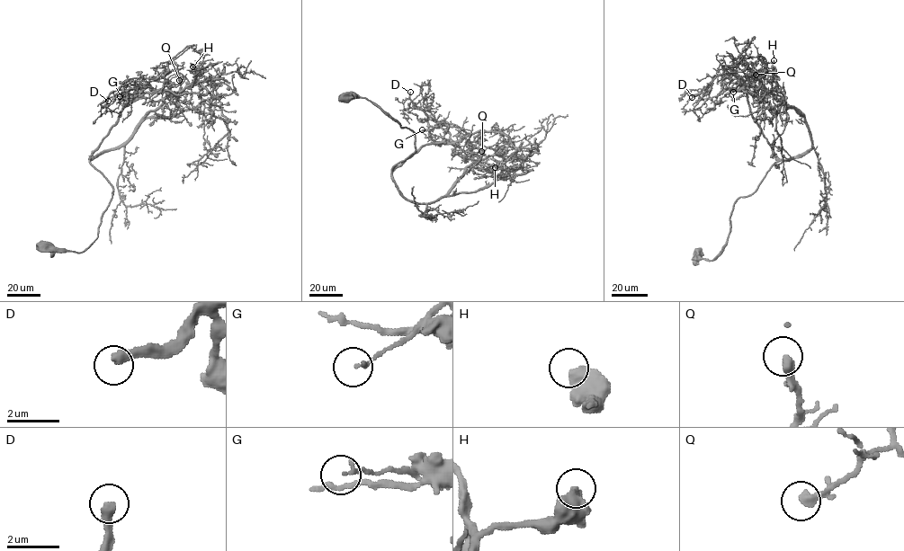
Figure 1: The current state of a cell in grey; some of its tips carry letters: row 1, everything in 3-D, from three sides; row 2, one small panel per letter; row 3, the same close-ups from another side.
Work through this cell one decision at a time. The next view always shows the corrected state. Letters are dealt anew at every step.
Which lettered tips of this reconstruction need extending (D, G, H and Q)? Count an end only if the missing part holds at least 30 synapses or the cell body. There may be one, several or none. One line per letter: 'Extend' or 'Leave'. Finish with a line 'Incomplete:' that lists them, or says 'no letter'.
D: Extend
G: Leave
H: Leave
Q: Leave
Incomplete: D

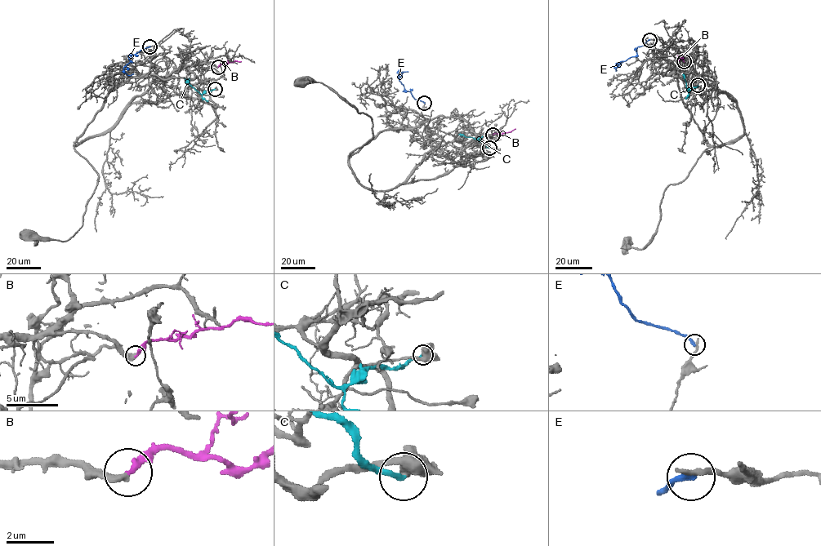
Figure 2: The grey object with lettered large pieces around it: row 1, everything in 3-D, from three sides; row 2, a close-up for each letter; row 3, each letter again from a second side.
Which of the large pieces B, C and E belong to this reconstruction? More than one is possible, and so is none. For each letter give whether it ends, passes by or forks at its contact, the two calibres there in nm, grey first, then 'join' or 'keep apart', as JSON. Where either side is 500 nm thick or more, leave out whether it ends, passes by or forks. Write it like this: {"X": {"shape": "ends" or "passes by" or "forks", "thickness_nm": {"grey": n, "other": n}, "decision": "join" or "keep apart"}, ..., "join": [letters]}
{"B": {"shape": "ends", "thickness_nm": {"grey": 360, "other": 260}, "decision": "join"}, "C": {"shape": "ends", "thickness_nm": {"grey": 440, "other": 240}, "decision": "keep apart"}, "E": {"shape": "ends", "thickness_nm": {"grey": 240, "other": 240}, "decision": "keep apart"}, "join": ["B"]}

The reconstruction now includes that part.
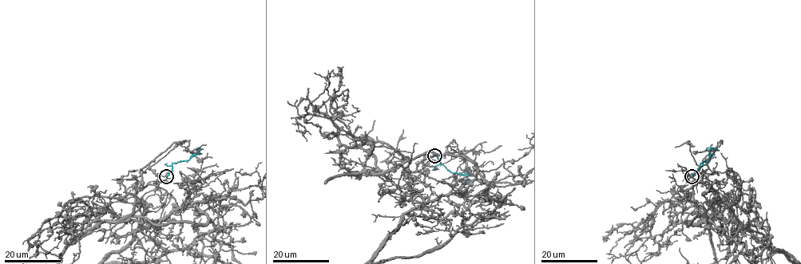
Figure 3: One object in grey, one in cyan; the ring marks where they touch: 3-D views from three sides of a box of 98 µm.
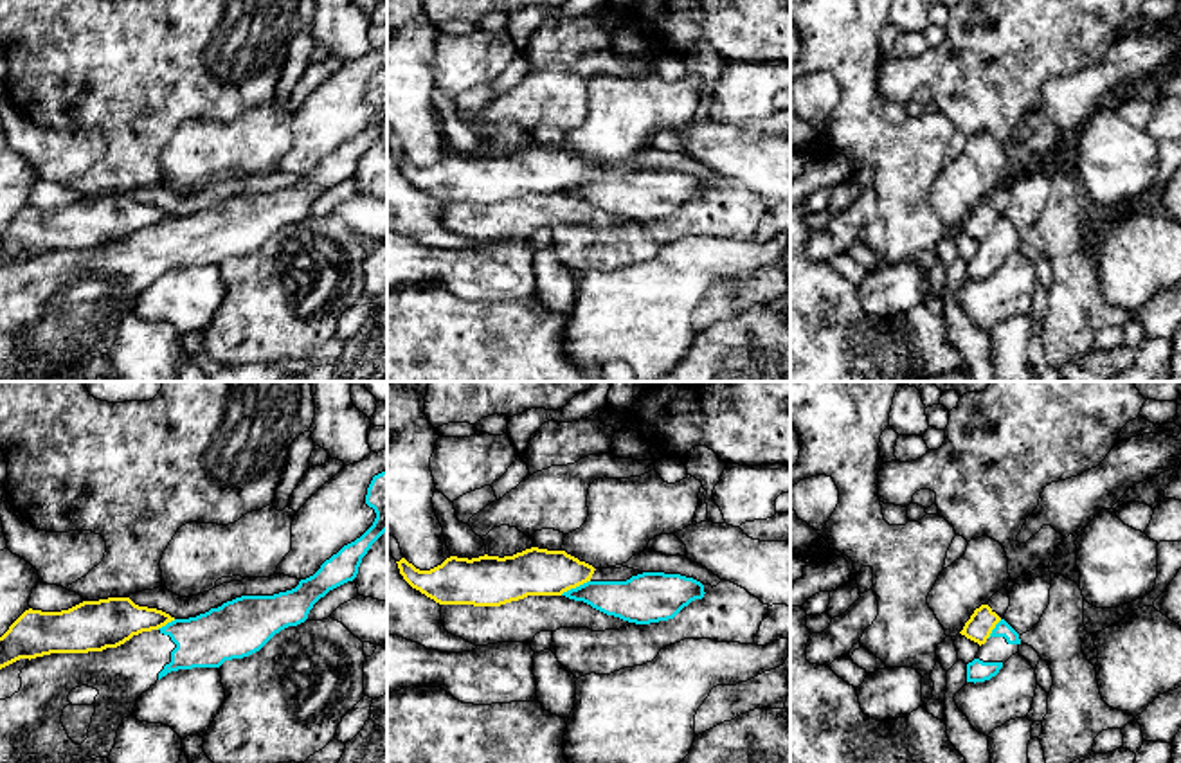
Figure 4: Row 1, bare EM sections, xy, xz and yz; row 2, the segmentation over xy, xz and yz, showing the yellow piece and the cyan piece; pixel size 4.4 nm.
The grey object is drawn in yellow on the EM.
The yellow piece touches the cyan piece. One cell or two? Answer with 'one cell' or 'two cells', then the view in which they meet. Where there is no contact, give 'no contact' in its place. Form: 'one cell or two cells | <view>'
two cells | xz

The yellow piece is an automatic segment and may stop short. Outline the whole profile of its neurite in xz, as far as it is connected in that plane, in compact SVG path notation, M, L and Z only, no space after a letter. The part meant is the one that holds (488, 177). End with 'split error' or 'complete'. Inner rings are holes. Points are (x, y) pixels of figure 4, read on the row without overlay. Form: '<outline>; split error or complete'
M538 144L504 155L488 151L472 157L450 153L430 167L419 167L405 155L396 160L403 176L436 200L473 203L500 203L527 193L562 193L563 189L590 178L596 167L592 162L580 158L565 148Z; complete

